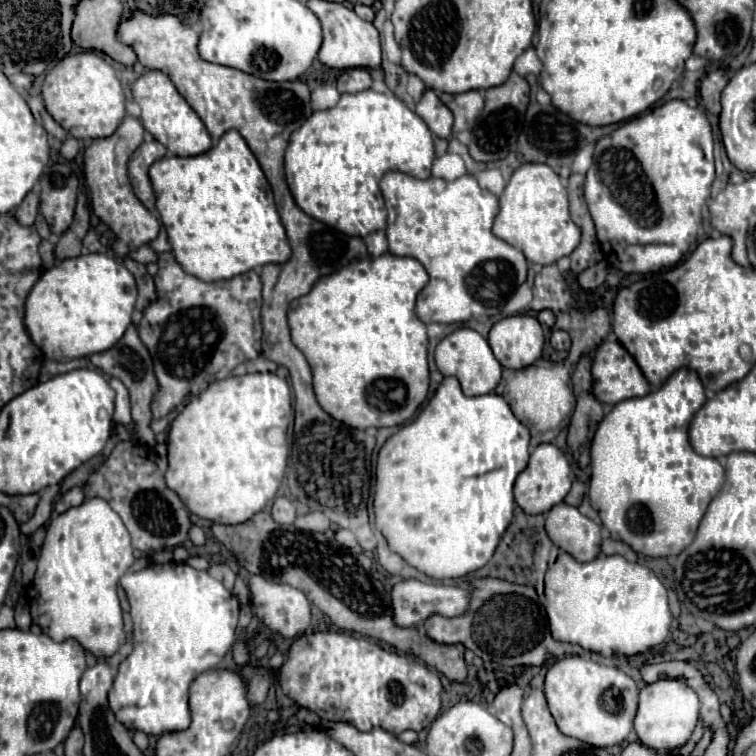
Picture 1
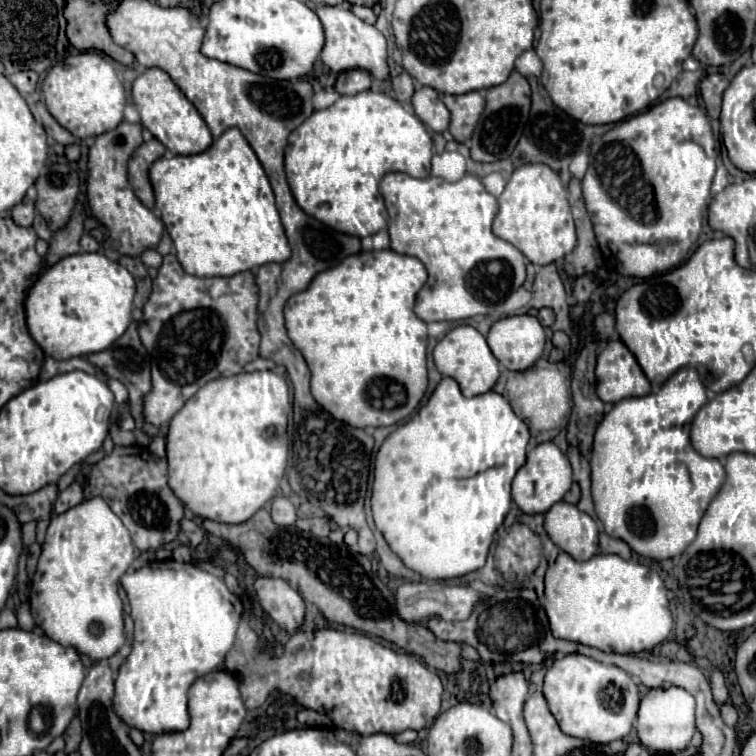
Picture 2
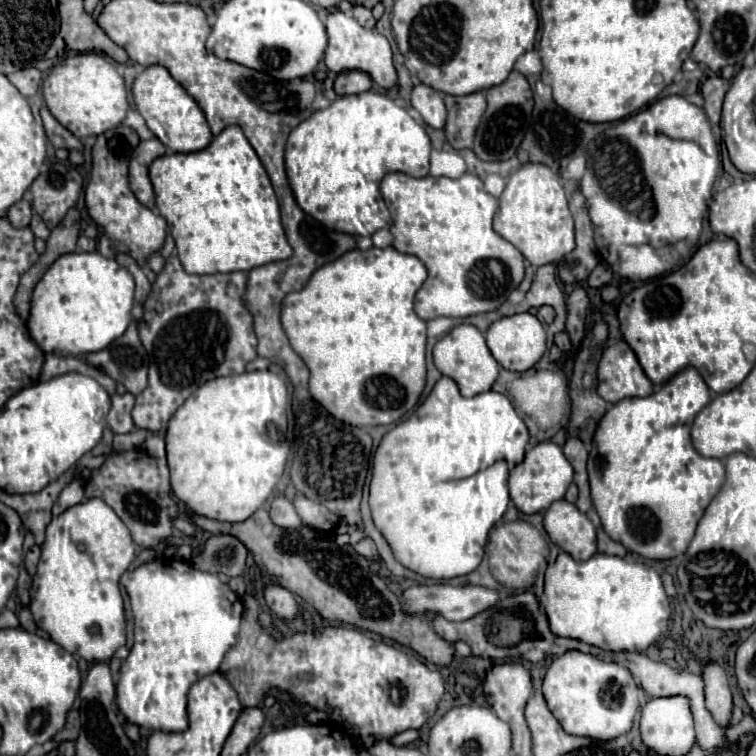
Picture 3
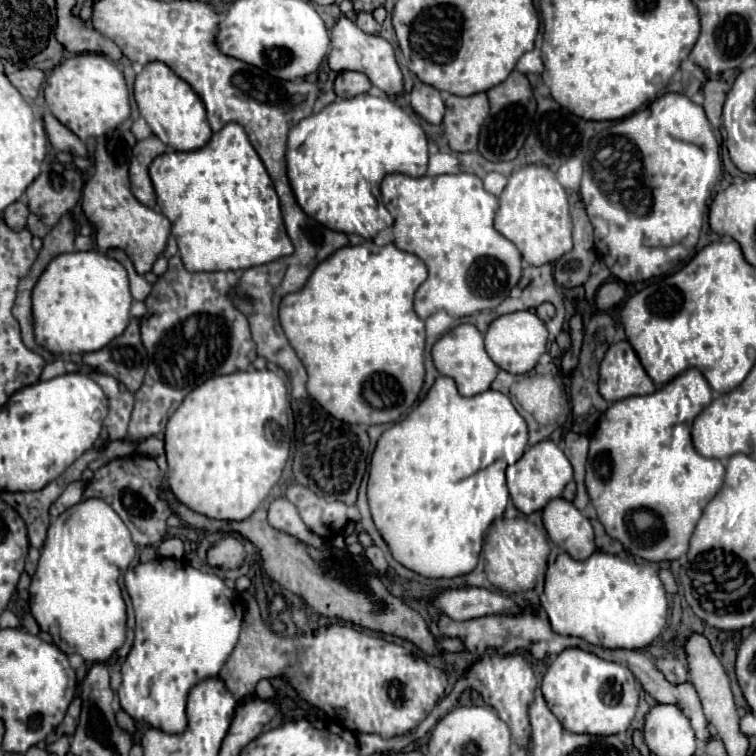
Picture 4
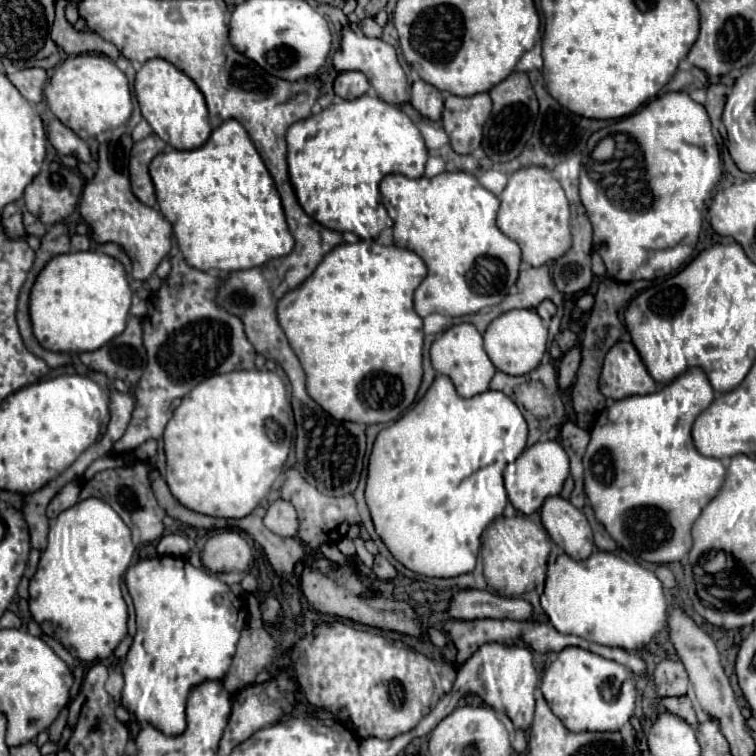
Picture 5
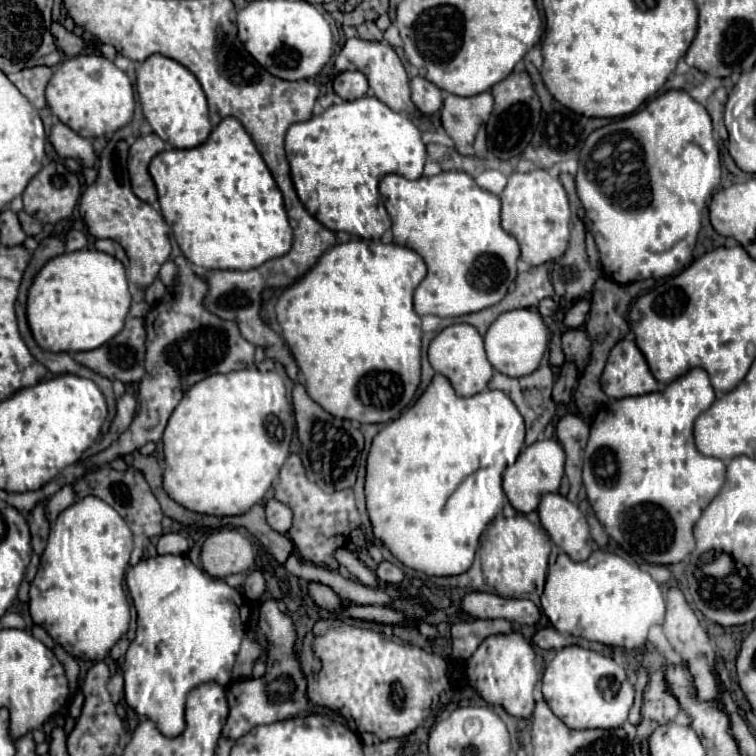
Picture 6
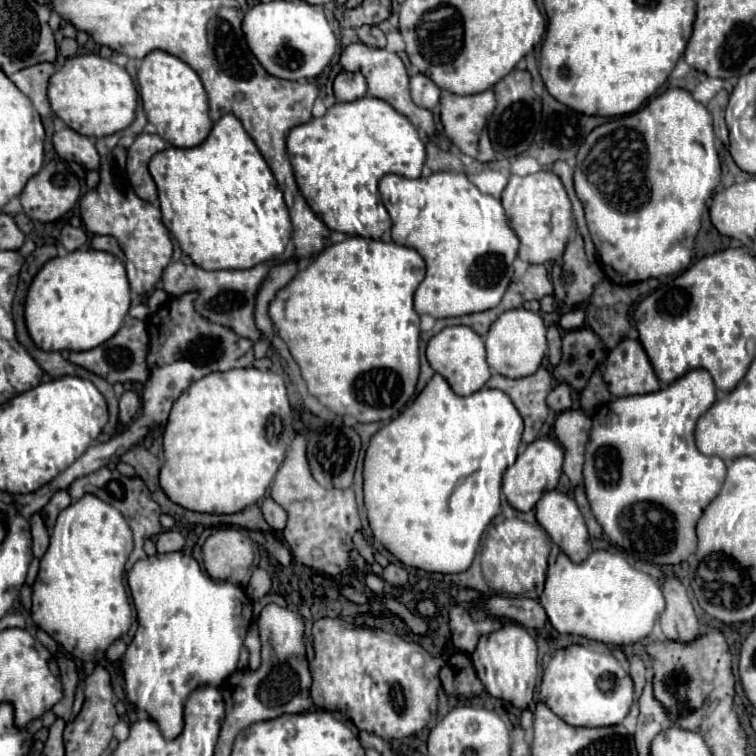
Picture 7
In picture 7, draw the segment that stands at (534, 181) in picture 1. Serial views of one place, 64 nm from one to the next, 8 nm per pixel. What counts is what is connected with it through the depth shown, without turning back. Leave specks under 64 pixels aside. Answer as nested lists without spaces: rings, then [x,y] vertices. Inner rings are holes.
[[[538,170],[528,176],[510,176],[502,192],[502,206],[510,228],[520,240],[518,258],[528,264],[544,264],[564,254],[572,230],[572,206],[568,194],[554,172]]]

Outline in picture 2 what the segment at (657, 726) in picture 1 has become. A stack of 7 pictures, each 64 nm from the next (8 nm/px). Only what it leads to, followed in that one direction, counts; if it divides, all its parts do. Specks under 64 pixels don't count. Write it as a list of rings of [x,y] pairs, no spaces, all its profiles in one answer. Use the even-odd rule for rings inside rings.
[[[668,686],[668,688],[650,688],[640,700],[636,730],[642,746],[654,750],[654,752],[680,752],[688,746],[696,732],[694,722],[696,712],[696,700],[690,692],[686,692],[680,686]]]

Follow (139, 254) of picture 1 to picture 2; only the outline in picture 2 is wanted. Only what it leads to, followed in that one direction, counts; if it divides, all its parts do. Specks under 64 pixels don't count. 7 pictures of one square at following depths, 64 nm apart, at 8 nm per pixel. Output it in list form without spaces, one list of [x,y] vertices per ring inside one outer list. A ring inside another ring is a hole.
[[[154,248],[144,250],[144,252],[140,254],[140,258],[142,258],[142,262],[144,262],[146,266],[154,266],[154,268],[158,268],[158,266],[162,264],[162,256],[160,256]]]

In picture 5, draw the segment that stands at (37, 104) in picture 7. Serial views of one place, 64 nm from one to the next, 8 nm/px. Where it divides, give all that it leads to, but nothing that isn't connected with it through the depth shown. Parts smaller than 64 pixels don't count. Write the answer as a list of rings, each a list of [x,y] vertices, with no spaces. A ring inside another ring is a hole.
[[[26,68],[16,74],[8,74],[8,78],[28,102],[38,104],[42,100],[42,88],[46,84],[46,72],[42,68]]]

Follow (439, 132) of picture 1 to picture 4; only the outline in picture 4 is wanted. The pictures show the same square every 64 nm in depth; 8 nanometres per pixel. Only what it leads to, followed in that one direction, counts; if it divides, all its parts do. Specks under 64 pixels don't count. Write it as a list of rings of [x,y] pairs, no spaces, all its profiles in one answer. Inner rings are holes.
[[[416,82],[410,92],[410,104],[416,114],[420,114],[426,122],[440,126],[444,118],[444,100],[440,92],[424,82]]]

